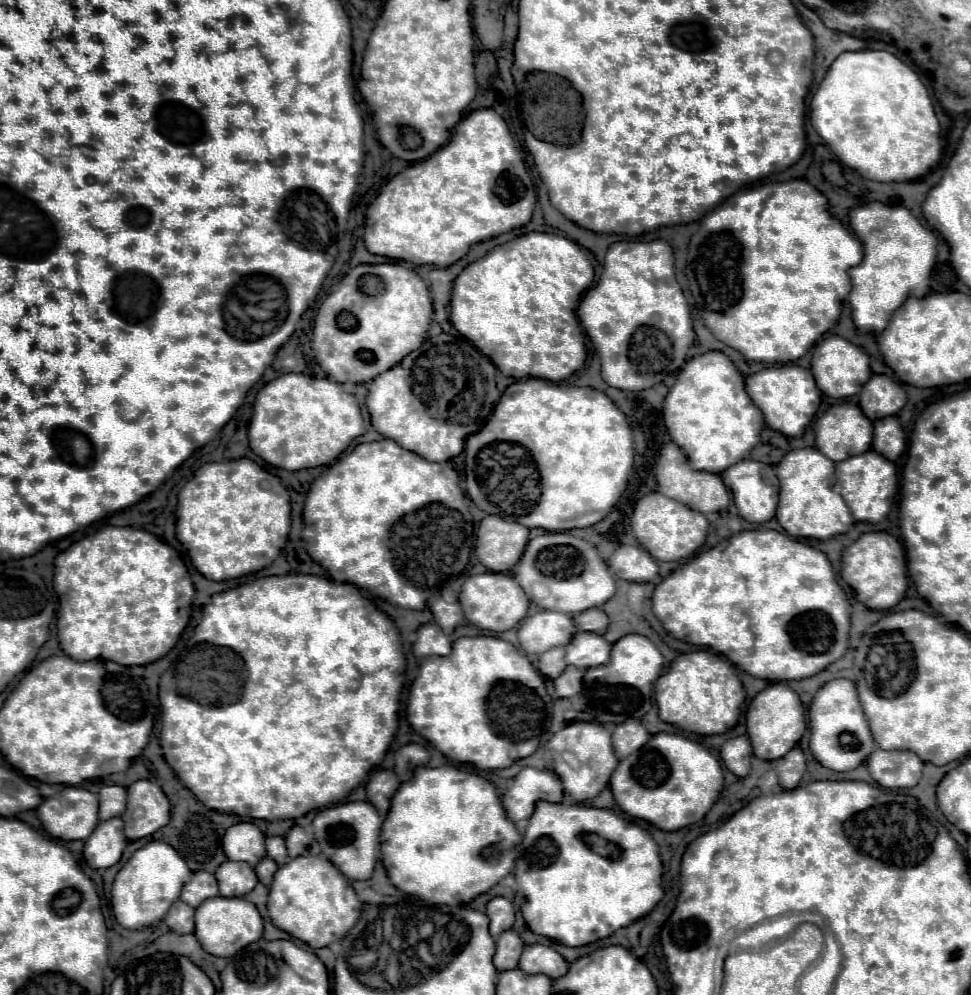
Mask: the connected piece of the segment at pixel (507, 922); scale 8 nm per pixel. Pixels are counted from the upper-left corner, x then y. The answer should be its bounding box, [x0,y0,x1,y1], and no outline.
[487,896,515,938]

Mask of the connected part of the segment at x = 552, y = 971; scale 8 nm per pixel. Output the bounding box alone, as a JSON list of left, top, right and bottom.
[519,944,569,978]

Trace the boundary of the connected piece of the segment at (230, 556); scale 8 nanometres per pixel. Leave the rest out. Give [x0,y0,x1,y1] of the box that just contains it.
[177,458,289,580]

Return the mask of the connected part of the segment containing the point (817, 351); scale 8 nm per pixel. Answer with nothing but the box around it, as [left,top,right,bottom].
[811,336,871,398]

